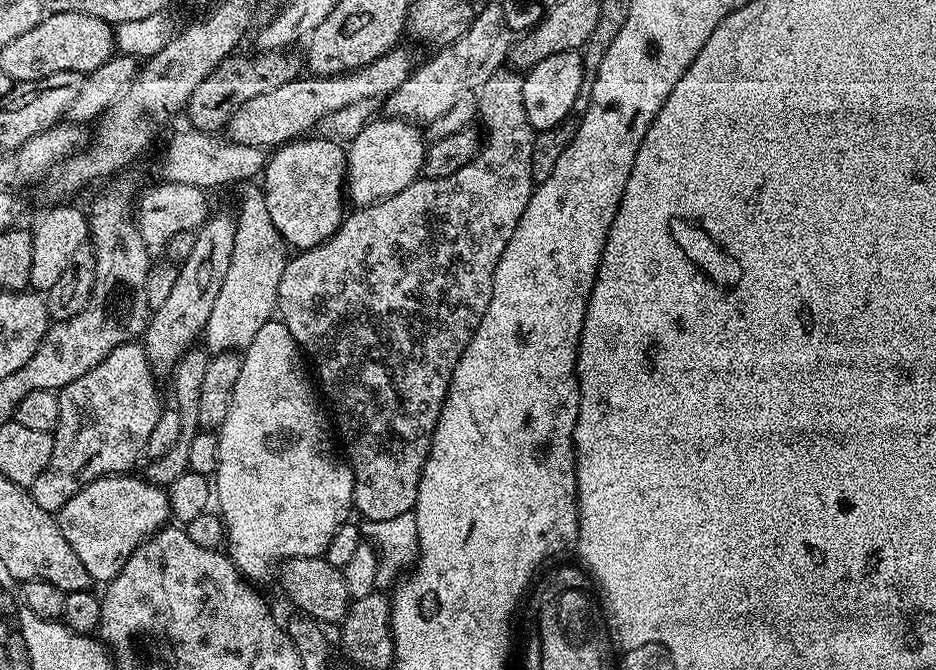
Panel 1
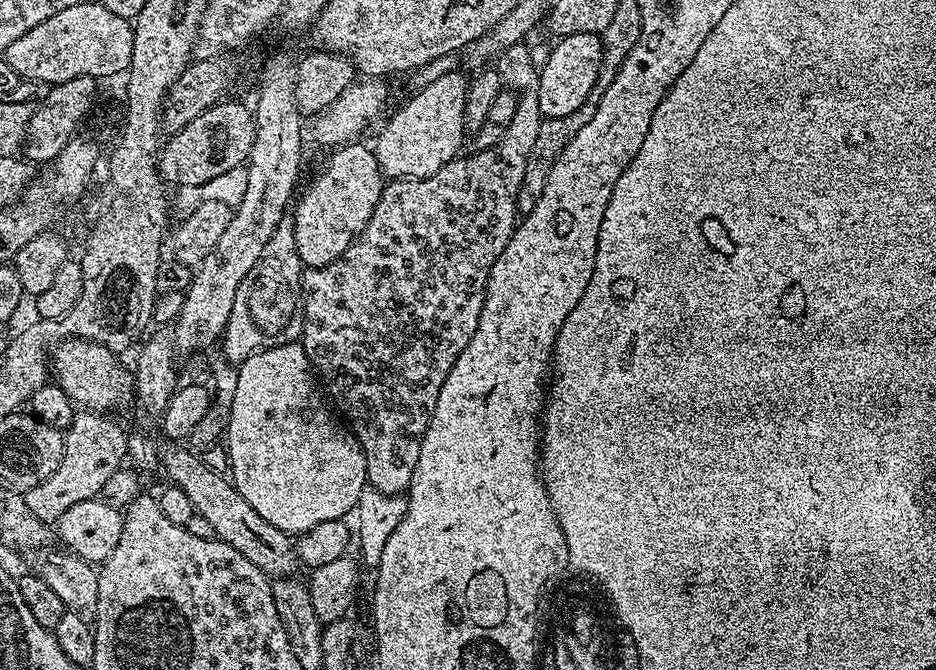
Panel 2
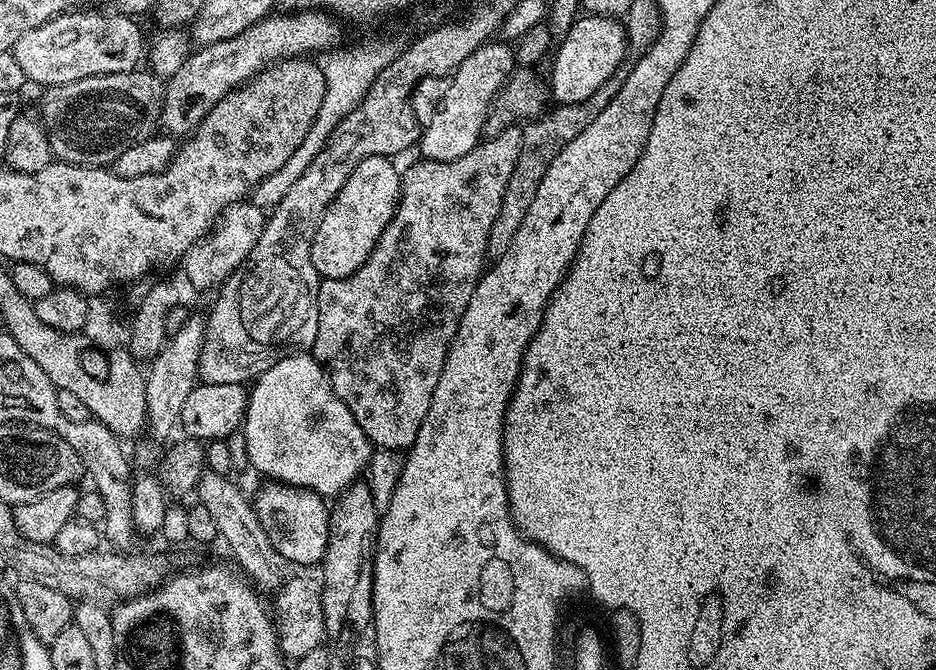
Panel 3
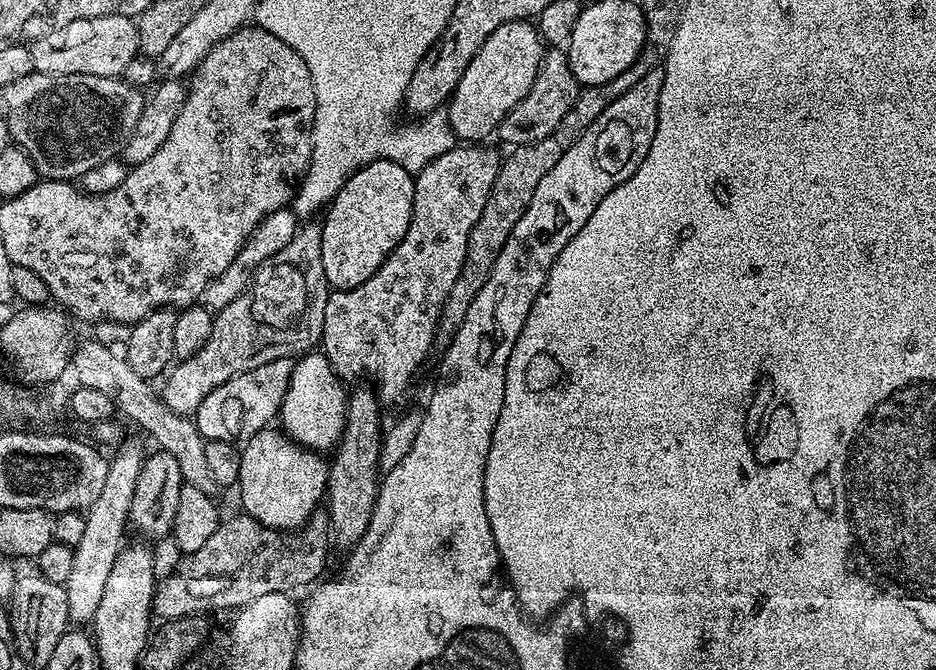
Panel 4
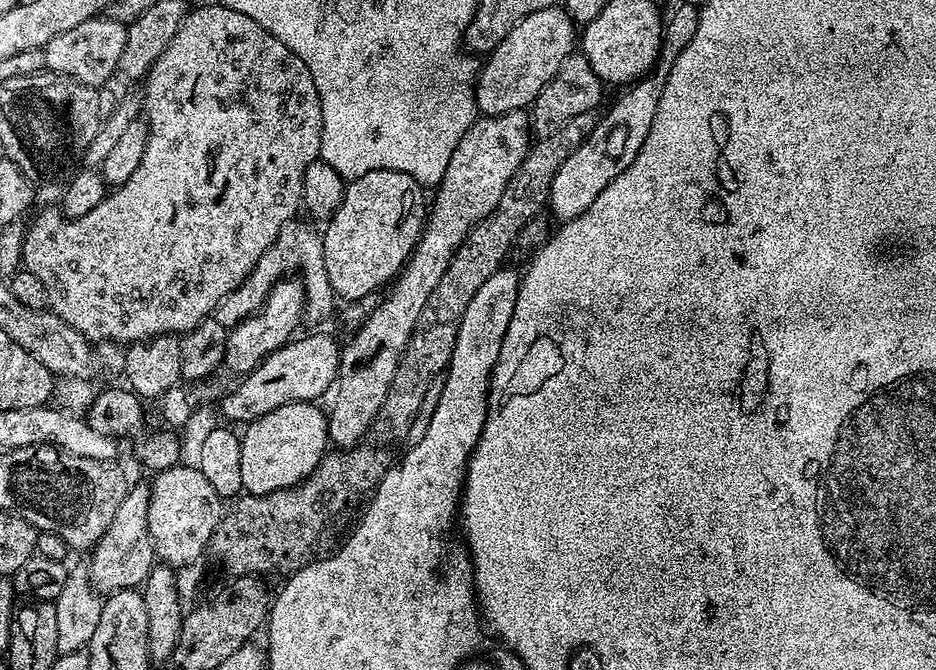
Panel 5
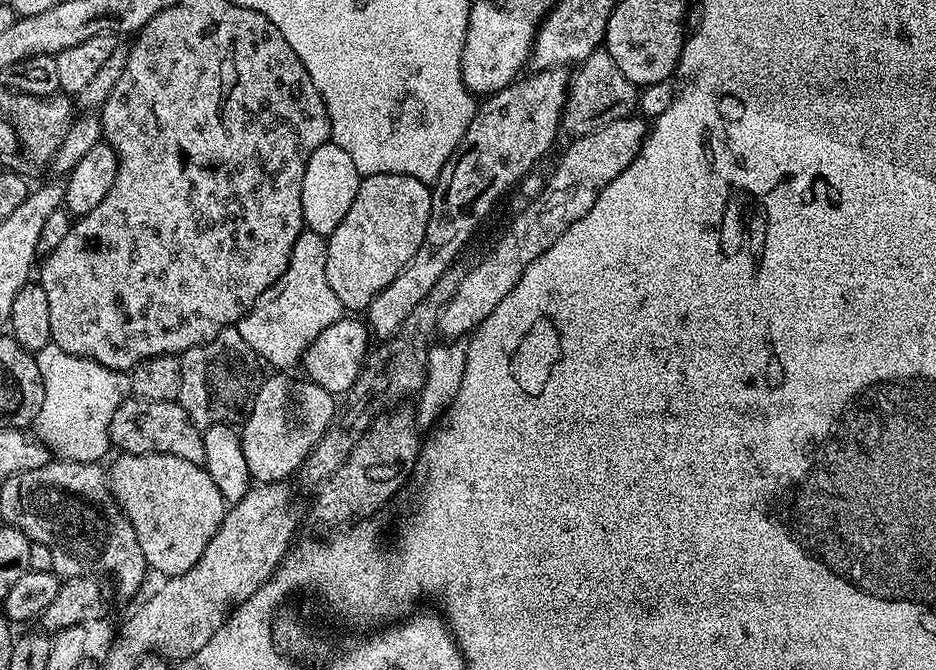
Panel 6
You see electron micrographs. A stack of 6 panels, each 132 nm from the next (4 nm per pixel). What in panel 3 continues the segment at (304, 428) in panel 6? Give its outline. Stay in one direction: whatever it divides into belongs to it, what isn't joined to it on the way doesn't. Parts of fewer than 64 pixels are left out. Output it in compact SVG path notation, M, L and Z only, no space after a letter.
M268 482L265 485L265 488L254 496L254 505L258 522L269 535L274 550L289 565L319 565L326 554L326 542L328 541L330 508L325 497L319 496L317 492L311 492L308 488L296 488L292 484Z

